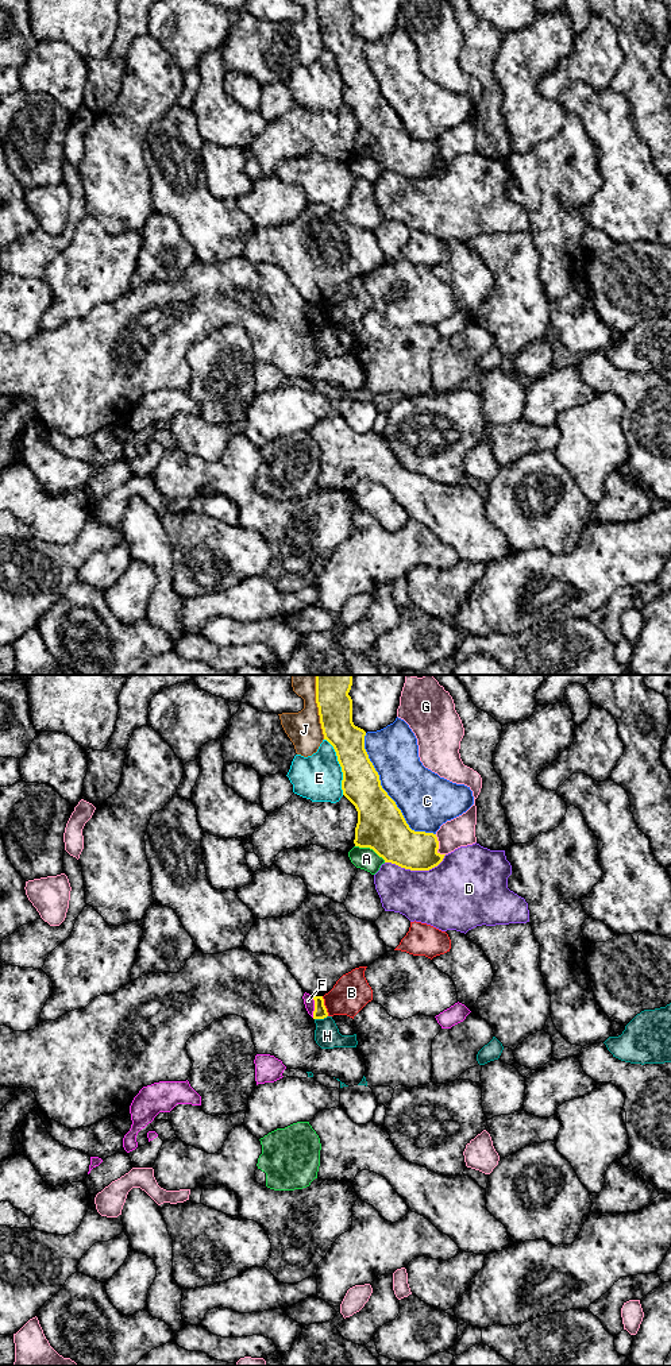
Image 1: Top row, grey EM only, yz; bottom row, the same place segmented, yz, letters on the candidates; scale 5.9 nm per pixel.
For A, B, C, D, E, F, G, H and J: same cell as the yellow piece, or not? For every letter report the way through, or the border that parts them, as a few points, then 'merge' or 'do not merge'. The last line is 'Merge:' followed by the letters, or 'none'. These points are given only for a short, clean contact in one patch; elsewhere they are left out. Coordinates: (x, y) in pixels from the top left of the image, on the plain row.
A: do not merge
B: along yz (321, 305), (328, 324) | do not merge
C: do not merge
D: do not merge
E: do not merge
F: along yz (309, 304), (313, 309), (313, 325) | do not merge
G: do not merge
H: along yz (327, 324), (315, 328) | do not merge
J: do not merge
Merge: none

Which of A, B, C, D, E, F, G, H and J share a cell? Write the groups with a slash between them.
A / B / C / D / E / F G / H / J

